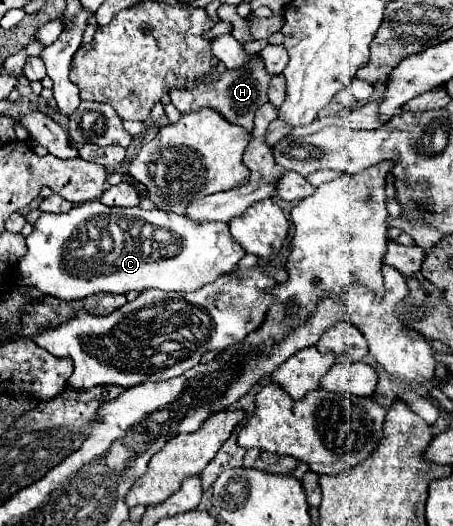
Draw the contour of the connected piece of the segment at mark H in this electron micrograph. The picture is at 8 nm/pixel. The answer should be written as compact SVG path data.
M252 55L250 61L246 65L242 65L240 69L222 69L222 71L216 71L214 75L198 81L192 89L174 89L170 93L170 99L172 99L172 105L180 113L198 111L202 107L214 107L218 113L226 115L226 119L230 119L230 123L242 125L250 131L254 125L256 109L268 101L268 95L266 95L268 83L270 83L270 73L266 71L262 57Z

